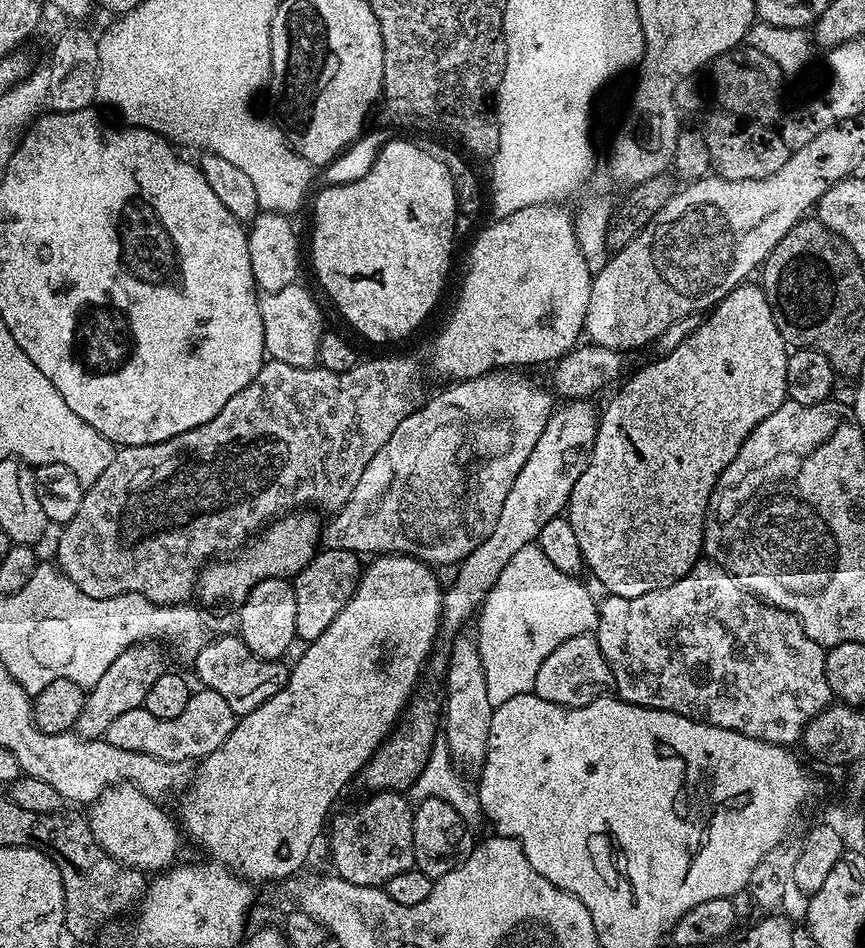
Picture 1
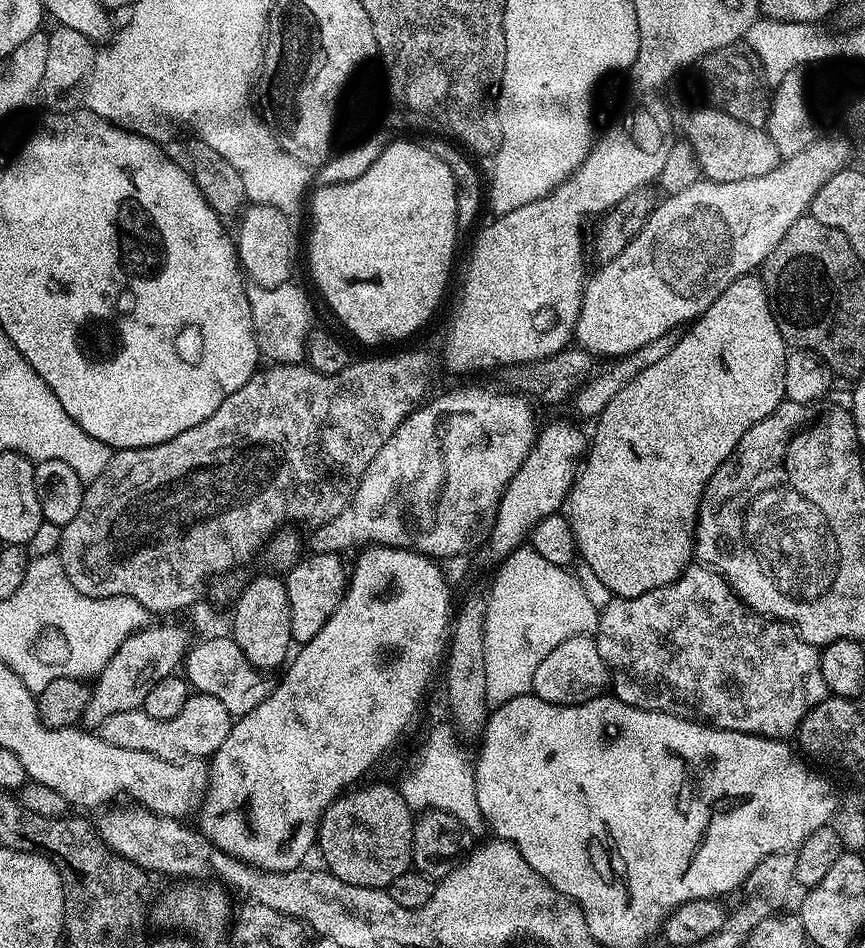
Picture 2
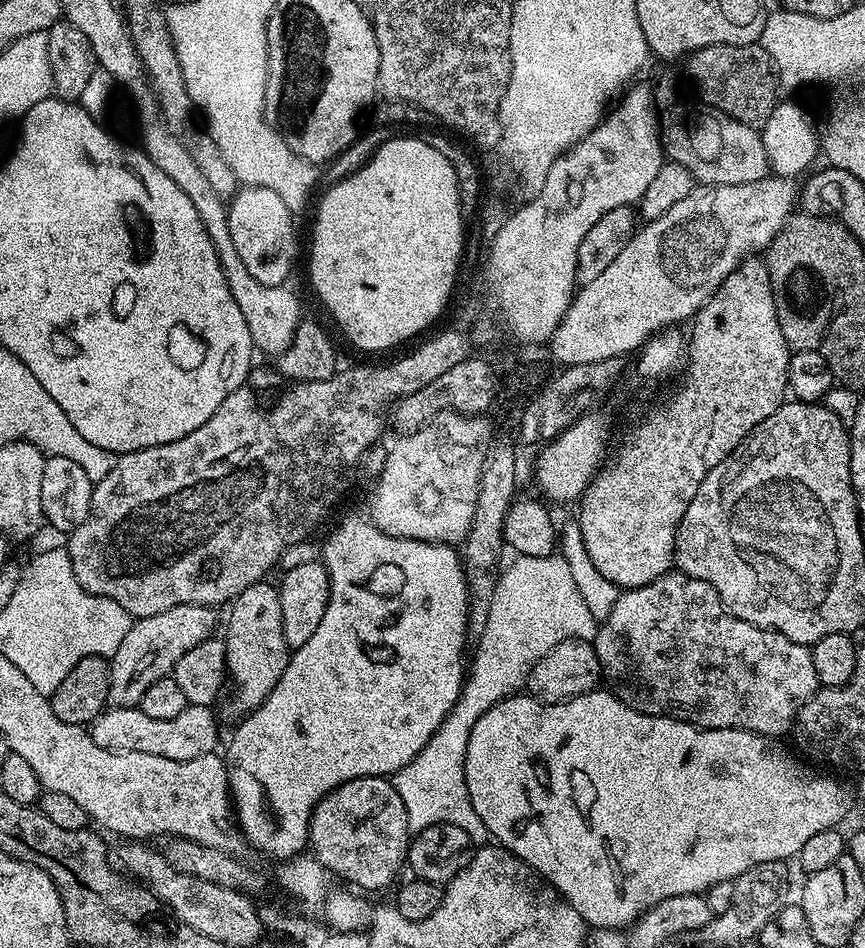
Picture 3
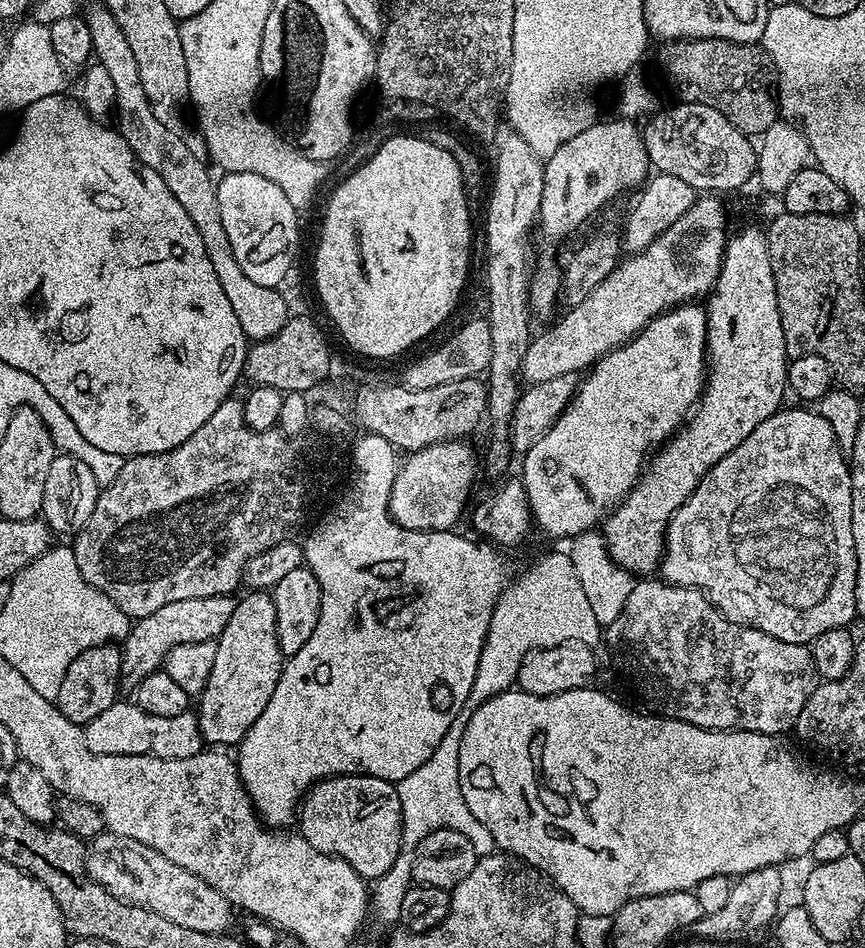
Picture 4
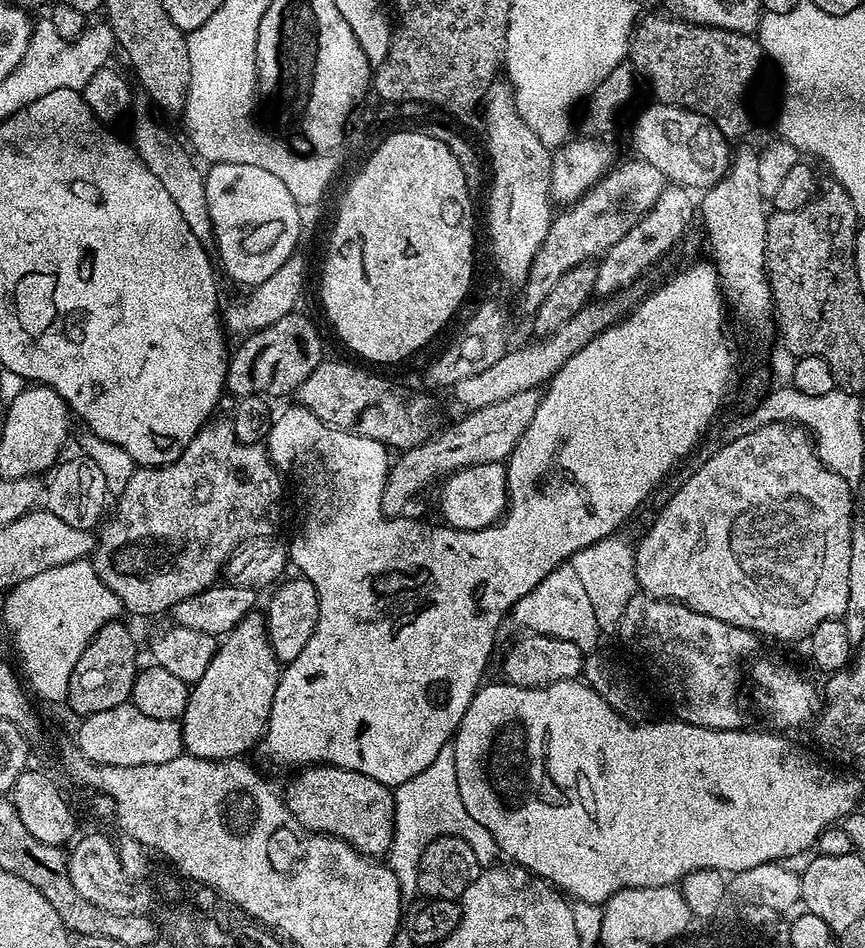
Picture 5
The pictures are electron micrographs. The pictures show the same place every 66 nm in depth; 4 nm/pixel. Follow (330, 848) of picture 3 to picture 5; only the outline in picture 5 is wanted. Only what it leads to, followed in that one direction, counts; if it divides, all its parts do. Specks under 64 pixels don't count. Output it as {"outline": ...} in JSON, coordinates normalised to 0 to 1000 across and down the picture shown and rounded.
{"outline":[[[385,806],[351,808],[343,814],[347,815],[334,825],[333,832],[327,832],[326,839],[335,859],[340,859],[340,863],[350,873],[391,884],[421,903],[447,904],[457,871],[454,832],[446,830],[442,825],[432,825],[432,821],[423,821],[423,816],[414,816],[409,812],[400,812]]]}

